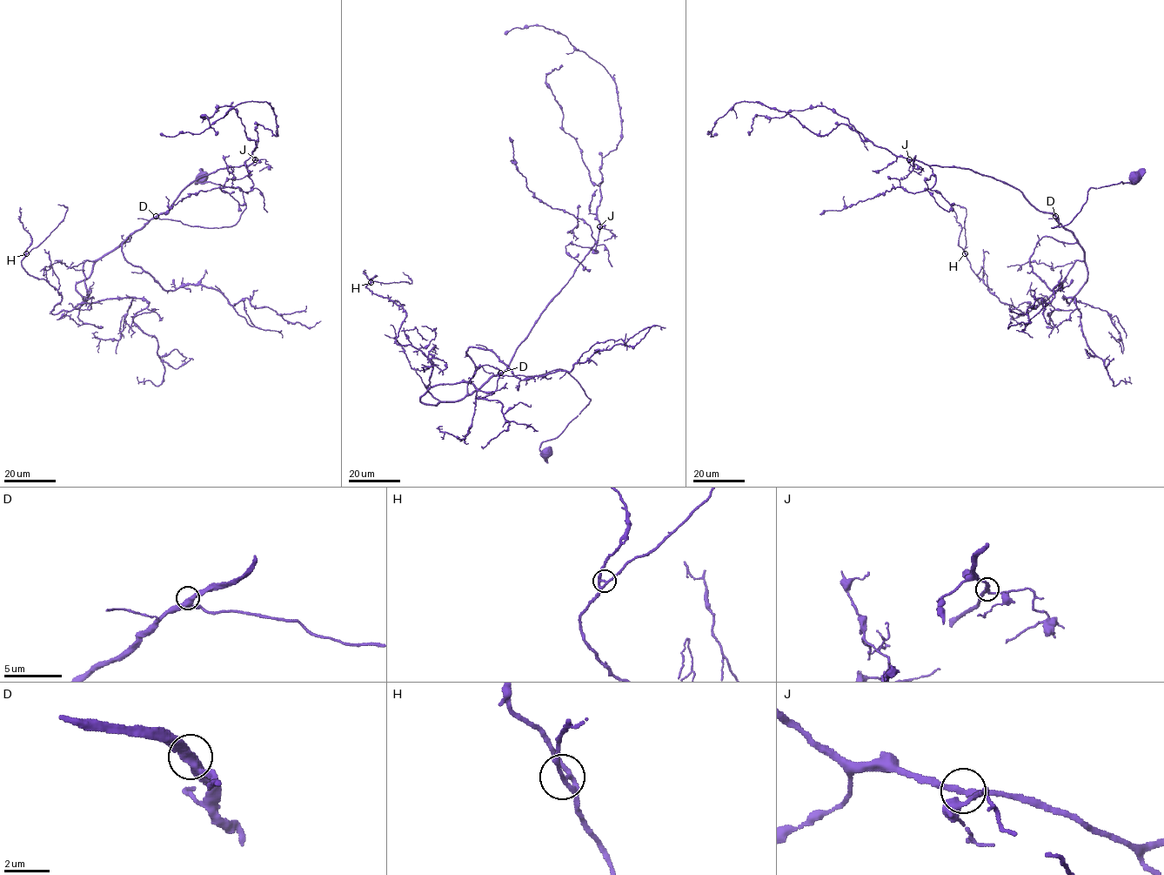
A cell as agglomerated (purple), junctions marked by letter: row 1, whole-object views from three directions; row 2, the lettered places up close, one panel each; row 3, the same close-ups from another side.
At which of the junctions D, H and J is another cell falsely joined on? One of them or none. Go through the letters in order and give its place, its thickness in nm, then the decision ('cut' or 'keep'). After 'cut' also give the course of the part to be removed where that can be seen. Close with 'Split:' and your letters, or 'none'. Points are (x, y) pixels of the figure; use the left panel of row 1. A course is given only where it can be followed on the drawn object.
D: at (156, 216); 360 nm thick; keep
H: at (26, 253); 200 nm thick; keep
J: at (255, 159); 220 nm thick; keep
Split: none

